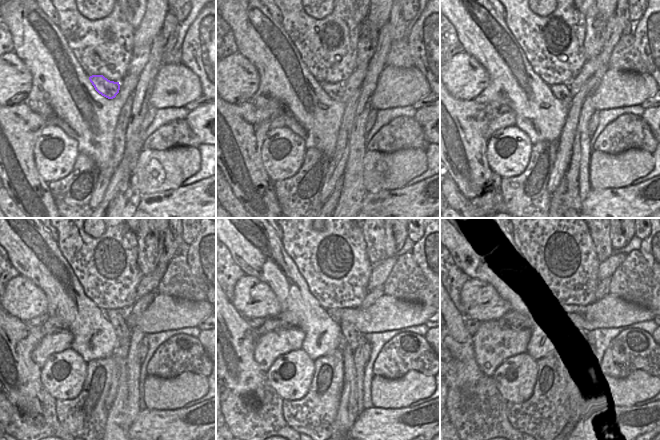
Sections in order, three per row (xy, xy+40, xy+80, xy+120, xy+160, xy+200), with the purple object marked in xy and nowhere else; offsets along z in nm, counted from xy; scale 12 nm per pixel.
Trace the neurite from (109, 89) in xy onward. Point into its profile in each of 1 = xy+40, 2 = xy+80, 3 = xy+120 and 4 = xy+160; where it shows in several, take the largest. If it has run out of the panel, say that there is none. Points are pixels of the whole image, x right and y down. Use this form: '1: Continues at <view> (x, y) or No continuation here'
1: Continues at xy+40 (335, 90)
2: Continues at xy+80 (561, 92)
3: Continues at xy+120 (114, 316)
4: Continues at xy+160 (350, 334)

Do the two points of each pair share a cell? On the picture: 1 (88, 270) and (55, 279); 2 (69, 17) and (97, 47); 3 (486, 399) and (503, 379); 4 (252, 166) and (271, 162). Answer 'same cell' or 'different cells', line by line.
1: different cells
2: same cell
3: different cells
4: different cells

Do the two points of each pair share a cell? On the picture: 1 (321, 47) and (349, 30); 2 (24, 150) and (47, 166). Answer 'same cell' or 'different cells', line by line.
1: same cell
2: different cells

